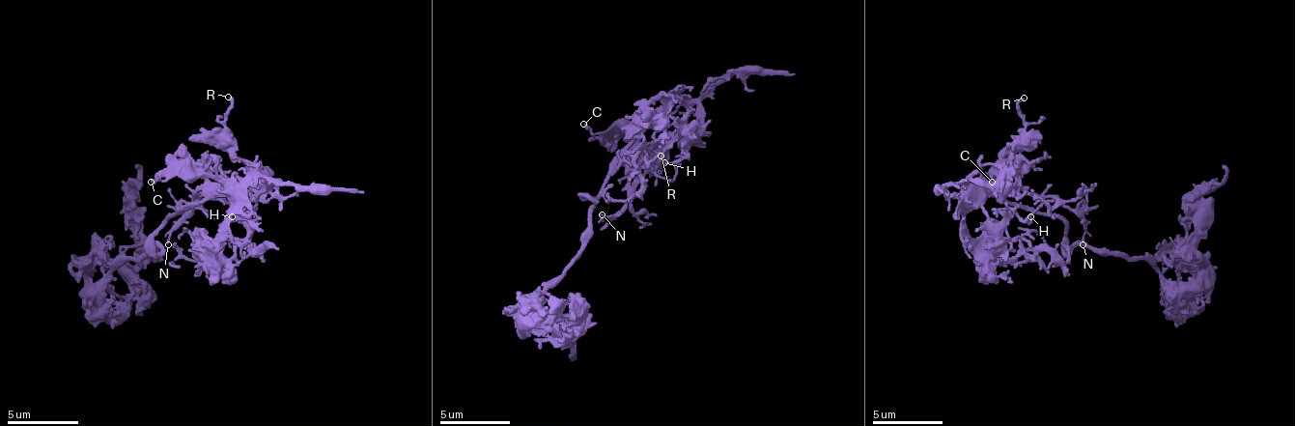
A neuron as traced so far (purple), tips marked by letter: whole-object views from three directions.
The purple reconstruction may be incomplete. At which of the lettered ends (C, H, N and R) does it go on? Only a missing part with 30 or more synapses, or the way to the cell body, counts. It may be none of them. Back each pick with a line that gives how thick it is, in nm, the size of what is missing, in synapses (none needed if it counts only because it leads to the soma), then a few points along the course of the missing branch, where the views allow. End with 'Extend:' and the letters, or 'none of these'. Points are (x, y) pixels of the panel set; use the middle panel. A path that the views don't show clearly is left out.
Extend: none of these

